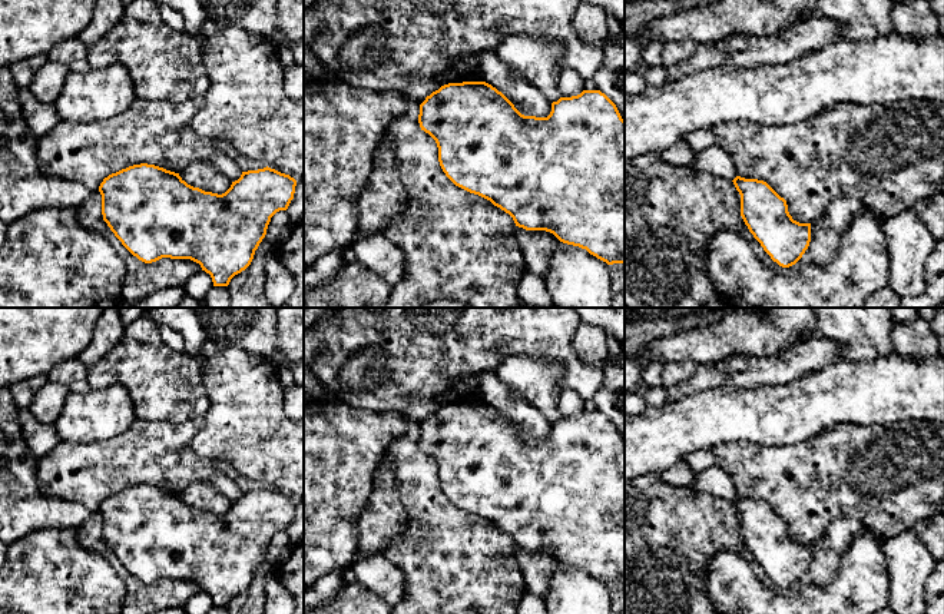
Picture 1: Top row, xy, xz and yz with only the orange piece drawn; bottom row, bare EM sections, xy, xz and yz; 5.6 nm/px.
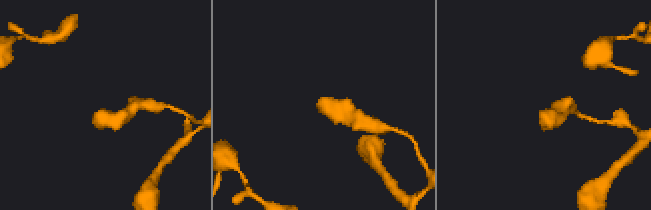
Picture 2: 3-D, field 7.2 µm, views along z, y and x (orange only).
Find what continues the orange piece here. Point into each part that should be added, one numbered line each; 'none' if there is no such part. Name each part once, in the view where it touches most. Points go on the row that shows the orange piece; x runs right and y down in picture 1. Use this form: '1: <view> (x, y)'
none

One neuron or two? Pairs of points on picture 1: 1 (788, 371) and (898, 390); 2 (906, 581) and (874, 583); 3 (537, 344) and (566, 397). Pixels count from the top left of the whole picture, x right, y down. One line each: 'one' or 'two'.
1: two
2: two
3: two

